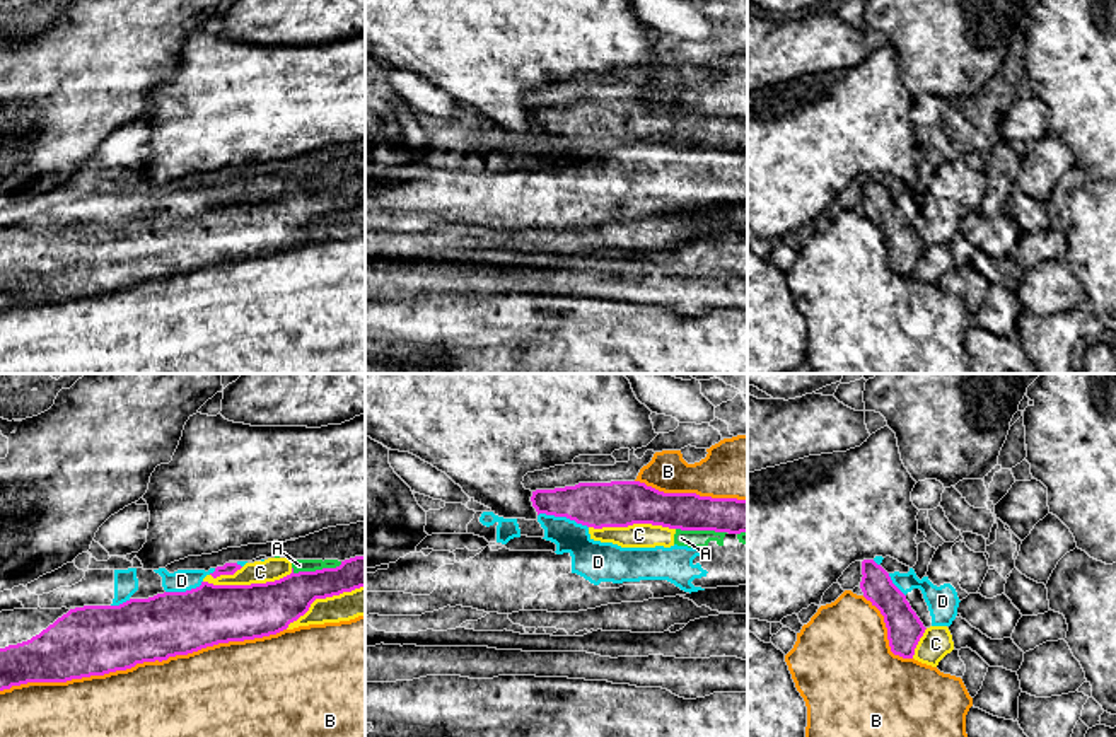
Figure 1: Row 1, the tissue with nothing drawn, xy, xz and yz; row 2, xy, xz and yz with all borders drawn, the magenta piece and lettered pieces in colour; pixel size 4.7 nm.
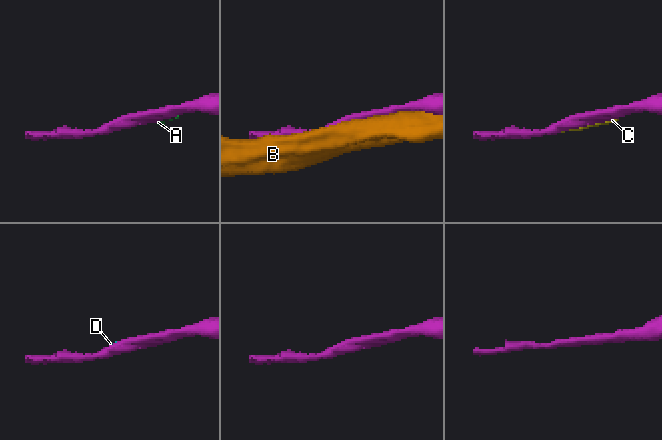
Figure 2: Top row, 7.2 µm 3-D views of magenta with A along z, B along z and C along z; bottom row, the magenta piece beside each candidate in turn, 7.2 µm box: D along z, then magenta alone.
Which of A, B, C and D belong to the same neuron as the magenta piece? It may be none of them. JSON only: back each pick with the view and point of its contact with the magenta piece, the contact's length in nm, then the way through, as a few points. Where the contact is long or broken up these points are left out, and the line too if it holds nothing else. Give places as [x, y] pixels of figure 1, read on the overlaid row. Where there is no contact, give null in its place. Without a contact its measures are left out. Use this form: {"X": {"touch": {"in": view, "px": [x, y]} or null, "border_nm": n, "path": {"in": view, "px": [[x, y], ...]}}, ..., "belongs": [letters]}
{"belongs": []}

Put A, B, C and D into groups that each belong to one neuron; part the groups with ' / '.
A C / B / D

